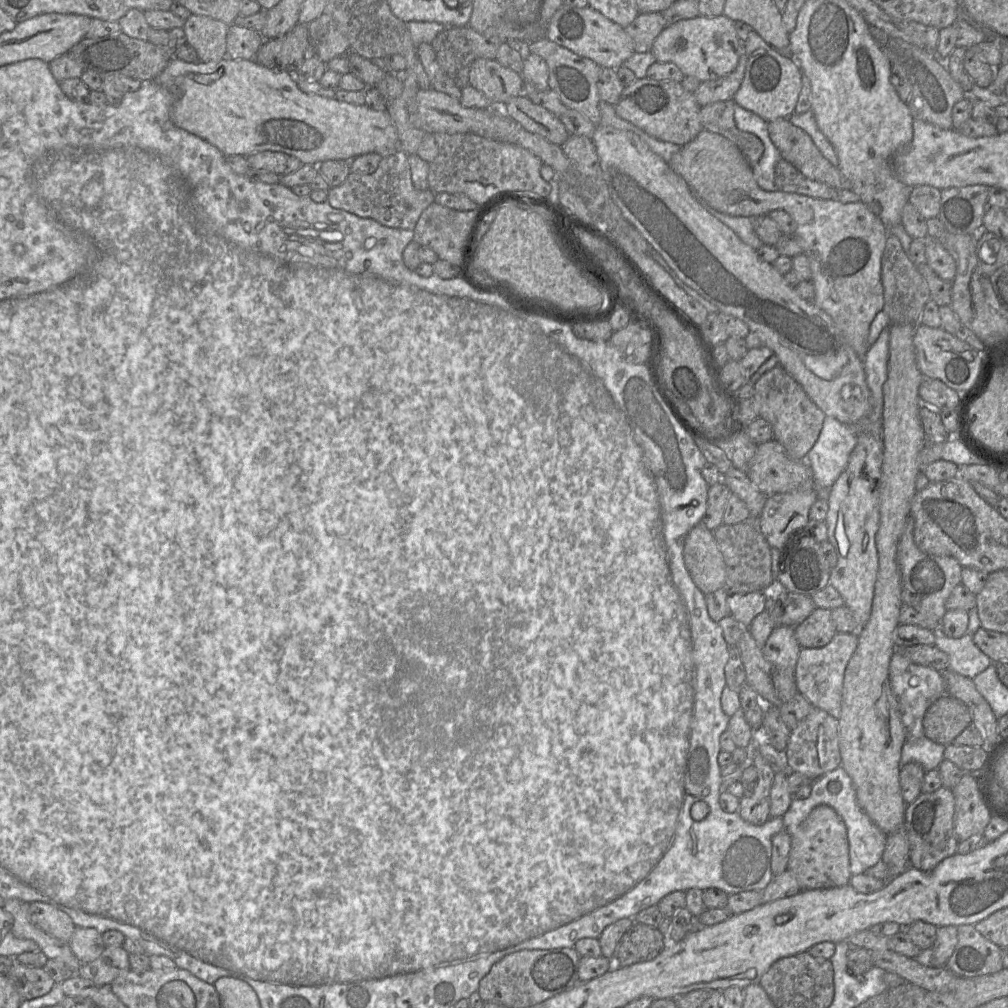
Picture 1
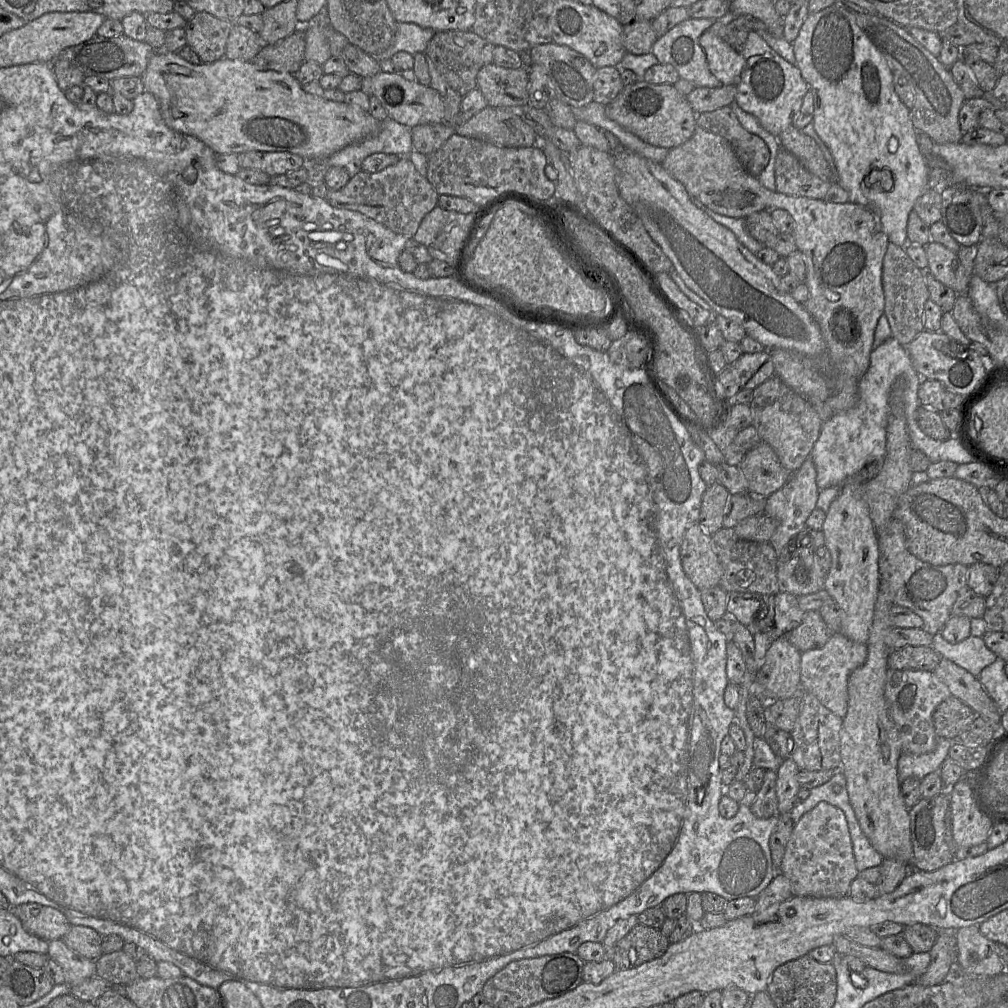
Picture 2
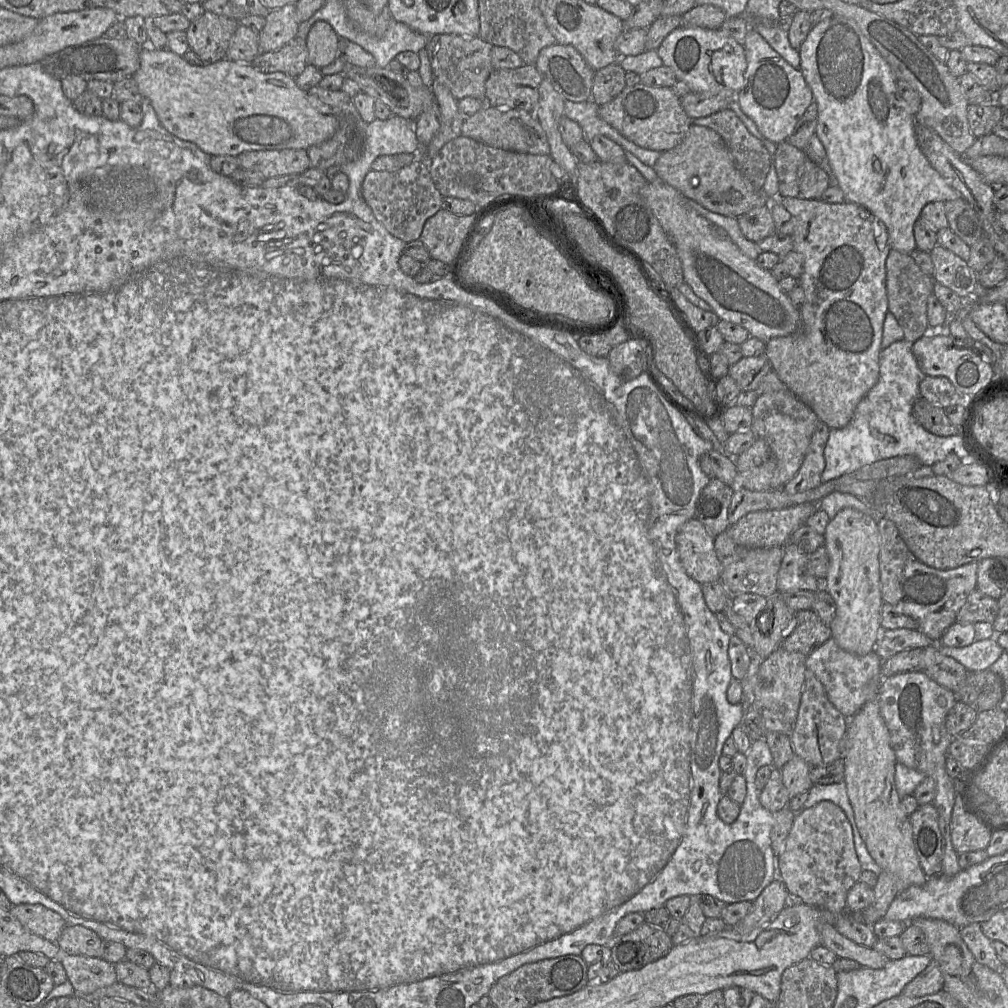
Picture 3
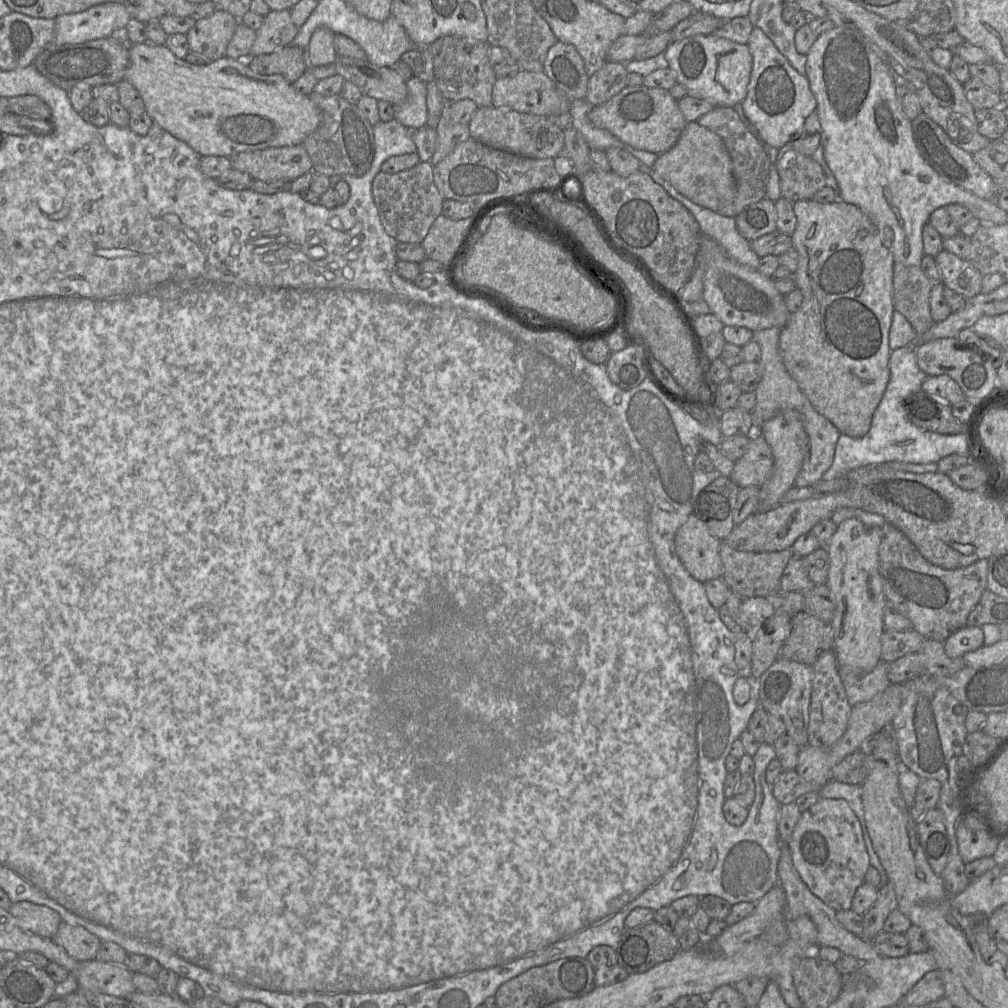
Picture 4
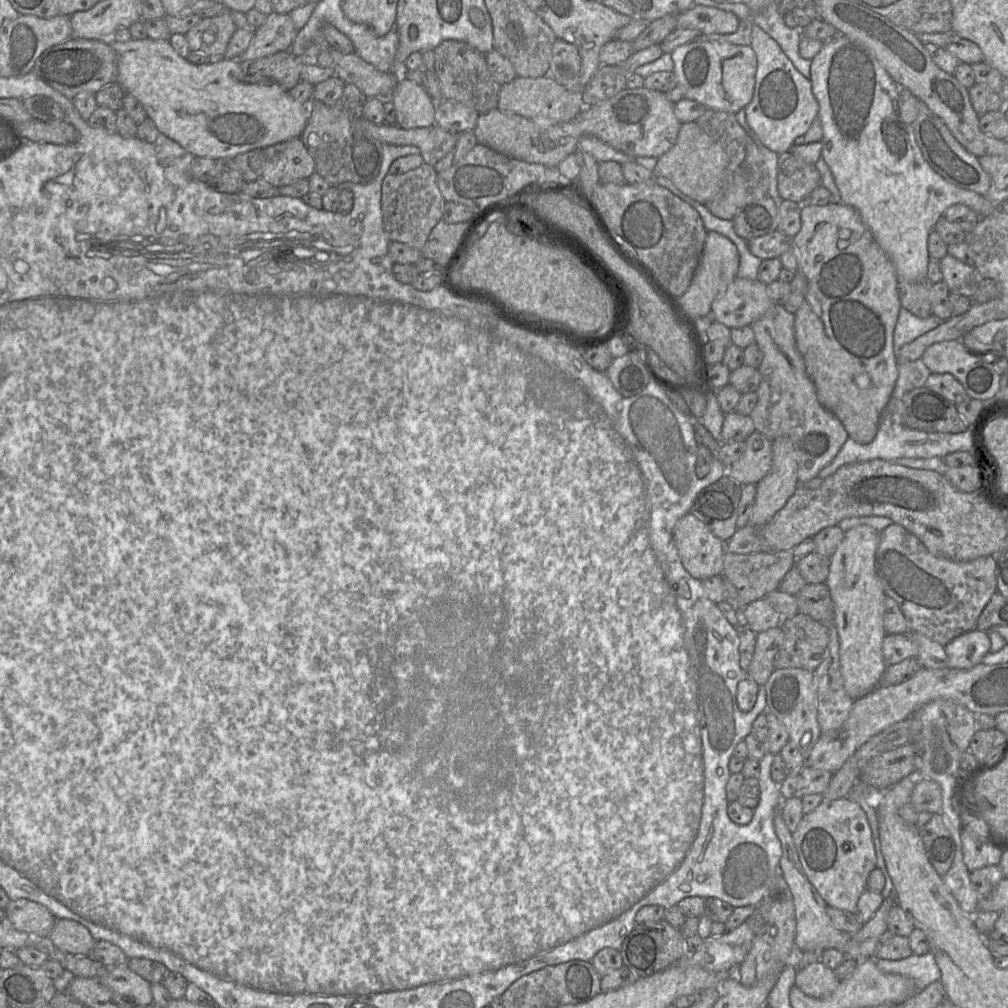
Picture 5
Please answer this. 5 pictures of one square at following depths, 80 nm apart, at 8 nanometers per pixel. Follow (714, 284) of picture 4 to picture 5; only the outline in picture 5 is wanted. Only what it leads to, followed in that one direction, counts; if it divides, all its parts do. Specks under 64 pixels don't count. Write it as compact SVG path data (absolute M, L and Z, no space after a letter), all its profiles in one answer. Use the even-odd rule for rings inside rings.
M736 277L725 292L719 293L714 299L711 312L715 321L732 329L752 325L762 318L773 304L767 285L758 279Z

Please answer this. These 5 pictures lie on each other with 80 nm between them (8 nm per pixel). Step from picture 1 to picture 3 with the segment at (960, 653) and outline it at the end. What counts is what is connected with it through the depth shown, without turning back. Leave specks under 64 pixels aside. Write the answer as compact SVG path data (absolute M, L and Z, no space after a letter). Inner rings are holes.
M995 638L975 640L966 647L948 647L937 642L940 652L961 663L968 671L987 670L1004 652Z

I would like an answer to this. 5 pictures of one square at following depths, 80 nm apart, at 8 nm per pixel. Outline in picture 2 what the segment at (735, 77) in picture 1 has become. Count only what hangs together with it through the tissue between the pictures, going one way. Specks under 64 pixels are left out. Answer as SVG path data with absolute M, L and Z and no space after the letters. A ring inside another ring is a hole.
M737 84L718 88L695 87L686 98L698 115L731 105L735 101L736 93Z

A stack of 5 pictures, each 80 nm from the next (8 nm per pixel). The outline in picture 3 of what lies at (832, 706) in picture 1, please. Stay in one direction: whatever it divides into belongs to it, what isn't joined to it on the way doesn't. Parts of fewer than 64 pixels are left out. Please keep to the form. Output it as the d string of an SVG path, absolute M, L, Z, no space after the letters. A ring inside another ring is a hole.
M831 637L823 645L806 656L805 666L807 672L812 672L823 684L829 701L847 719L851 719L867 702L878 699L882 678L883 660L873 650L867 655L856 656L841 649Z

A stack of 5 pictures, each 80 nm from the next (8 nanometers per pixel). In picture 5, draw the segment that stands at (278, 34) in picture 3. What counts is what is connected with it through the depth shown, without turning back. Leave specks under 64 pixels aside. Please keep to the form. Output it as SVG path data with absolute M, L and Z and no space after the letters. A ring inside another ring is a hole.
M272 11L266 16L265 22L254 30L253 38L238 58L243 64L276 52L289 50L297 35L289 13Z

